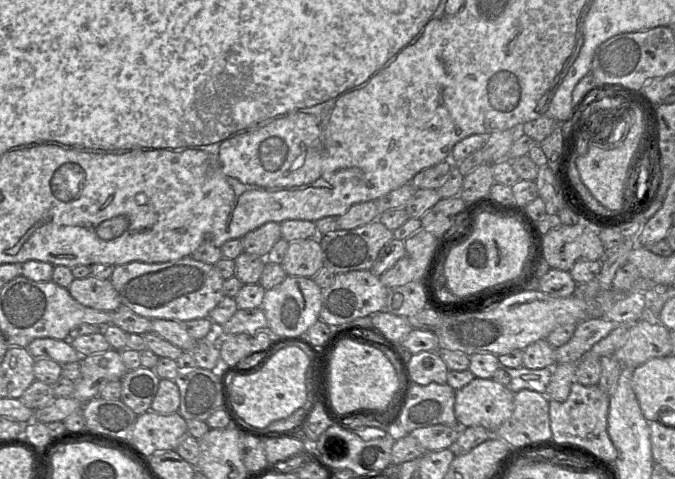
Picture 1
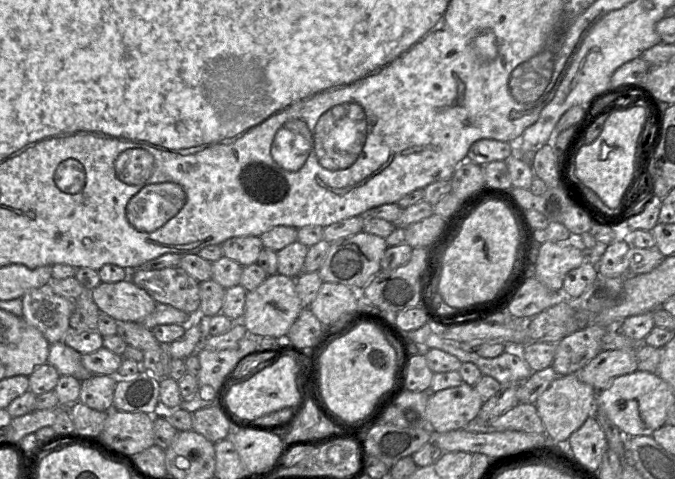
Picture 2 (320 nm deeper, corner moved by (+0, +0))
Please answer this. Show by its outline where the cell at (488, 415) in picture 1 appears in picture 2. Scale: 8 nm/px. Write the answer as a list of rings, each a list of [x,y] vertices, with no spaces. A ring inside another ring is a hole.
[[[462,383],[429,393],[426,405],[427,426],[438,433],[467,427],[478,416],[483,400],[474,386]]]

